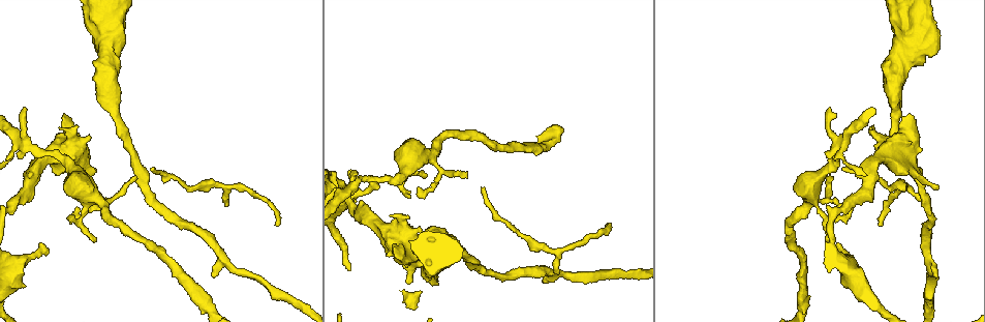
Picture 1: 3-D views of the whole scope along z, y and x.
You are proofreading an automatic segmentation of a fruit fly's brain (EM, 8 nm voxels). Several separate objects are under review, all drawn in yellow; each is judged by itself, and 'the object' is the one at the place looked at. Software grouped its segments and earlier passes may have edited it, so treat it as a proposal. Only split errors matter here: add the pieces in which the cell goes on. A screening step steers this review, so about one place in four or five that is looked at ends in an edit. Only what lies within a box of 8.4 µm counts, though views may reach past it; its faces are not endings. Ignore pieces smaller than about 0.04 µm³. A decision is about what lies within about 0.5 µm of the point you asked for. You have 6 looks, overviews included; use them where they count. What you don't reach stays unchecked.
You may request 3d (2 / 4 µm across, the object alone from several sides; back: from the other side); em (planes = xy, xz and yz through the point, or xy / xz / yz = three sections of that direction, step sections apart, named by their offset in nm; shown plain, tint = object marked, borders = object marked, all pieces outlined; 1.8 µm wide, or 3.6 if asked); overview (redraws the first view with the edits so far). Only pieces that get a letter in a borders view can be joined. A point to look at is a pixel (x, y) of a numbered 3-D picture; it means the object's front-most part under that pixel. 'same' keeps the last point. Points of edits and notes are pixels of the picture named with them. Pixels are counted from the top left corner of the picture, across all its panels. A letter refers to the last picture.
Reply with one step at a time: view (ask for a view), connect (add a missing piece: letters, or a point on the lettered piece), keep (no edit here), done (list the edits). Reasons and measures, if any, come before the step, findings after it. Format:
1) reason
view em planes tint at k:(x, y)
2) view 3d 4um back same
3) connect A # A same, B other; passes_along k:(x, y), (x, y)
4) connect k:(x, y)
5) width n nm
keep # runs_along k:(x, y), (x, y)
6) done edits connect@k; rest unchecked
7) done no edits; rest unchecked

free end
view em planes plain at 1:(213, 277)

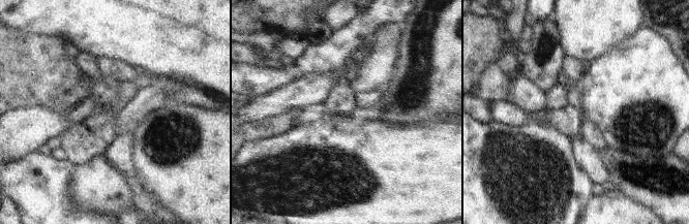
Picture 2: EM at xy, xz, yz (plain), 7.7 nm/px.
see the neighbours
view em planes borders same

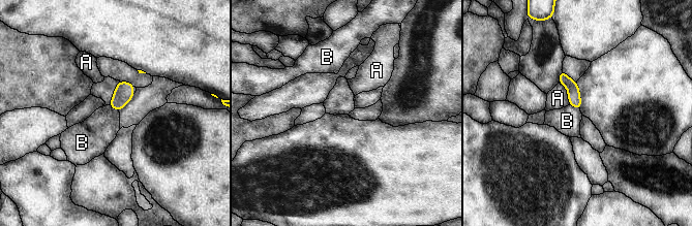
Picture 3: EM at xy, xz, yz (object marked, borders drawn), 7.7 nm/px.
keep # A other, B other; runs_along 3:(562, 73), (572, 87), (578, 106); no lettered piece goes on from it

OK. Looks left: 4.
tapers out
view 3d 2um back at 1:(356, 176)

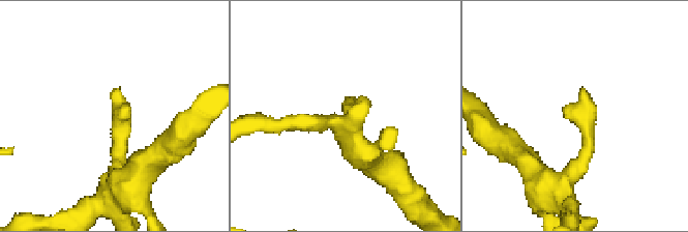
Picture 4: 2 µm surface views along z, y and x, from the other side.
view em yz step 8 plain at 4:(116, 90)

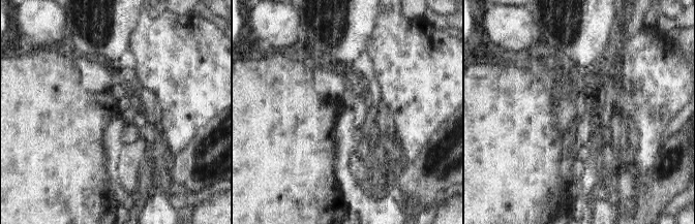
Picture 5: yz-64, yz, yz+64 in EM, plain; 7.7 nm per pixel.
see the neighbours
view em yz step 8 borders same

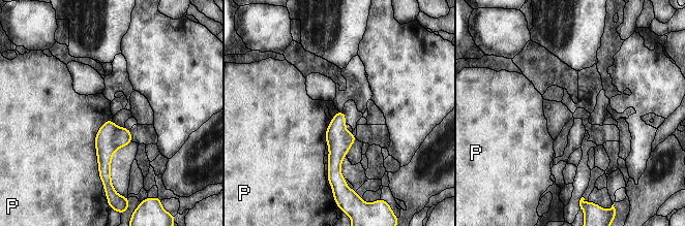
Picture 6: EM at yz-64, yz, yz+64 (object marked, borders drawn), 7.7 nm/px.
keep # P other; runs_along 6:(340, 114), (334, 174); none of them fits

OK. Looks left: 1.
done no edits; rest unchecked

